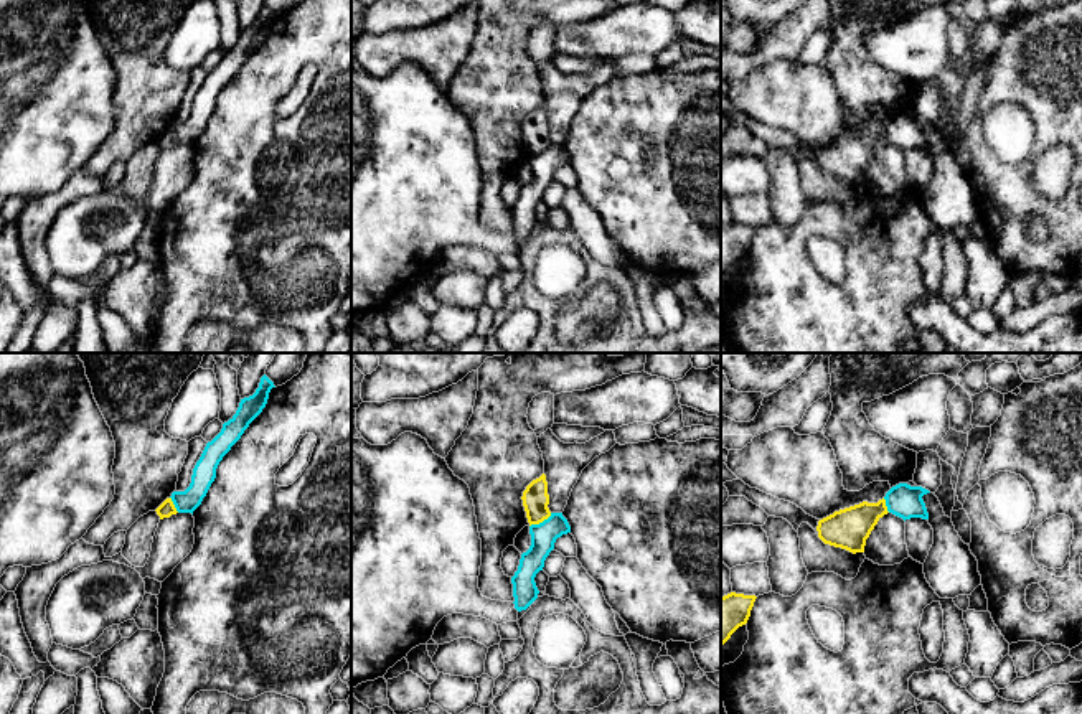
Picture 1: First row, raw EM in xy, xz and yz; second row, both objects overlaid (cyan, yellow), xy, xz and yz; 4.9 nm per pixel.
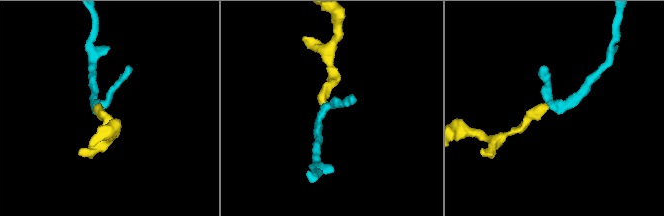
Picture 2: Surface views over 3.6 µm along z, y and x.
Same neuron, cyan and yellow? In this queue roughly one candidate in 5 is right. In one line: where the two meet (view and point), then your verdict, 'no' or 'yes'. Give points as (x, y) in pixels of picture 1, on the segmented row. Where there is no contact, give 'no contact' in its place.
contact xz (540, 523); no

